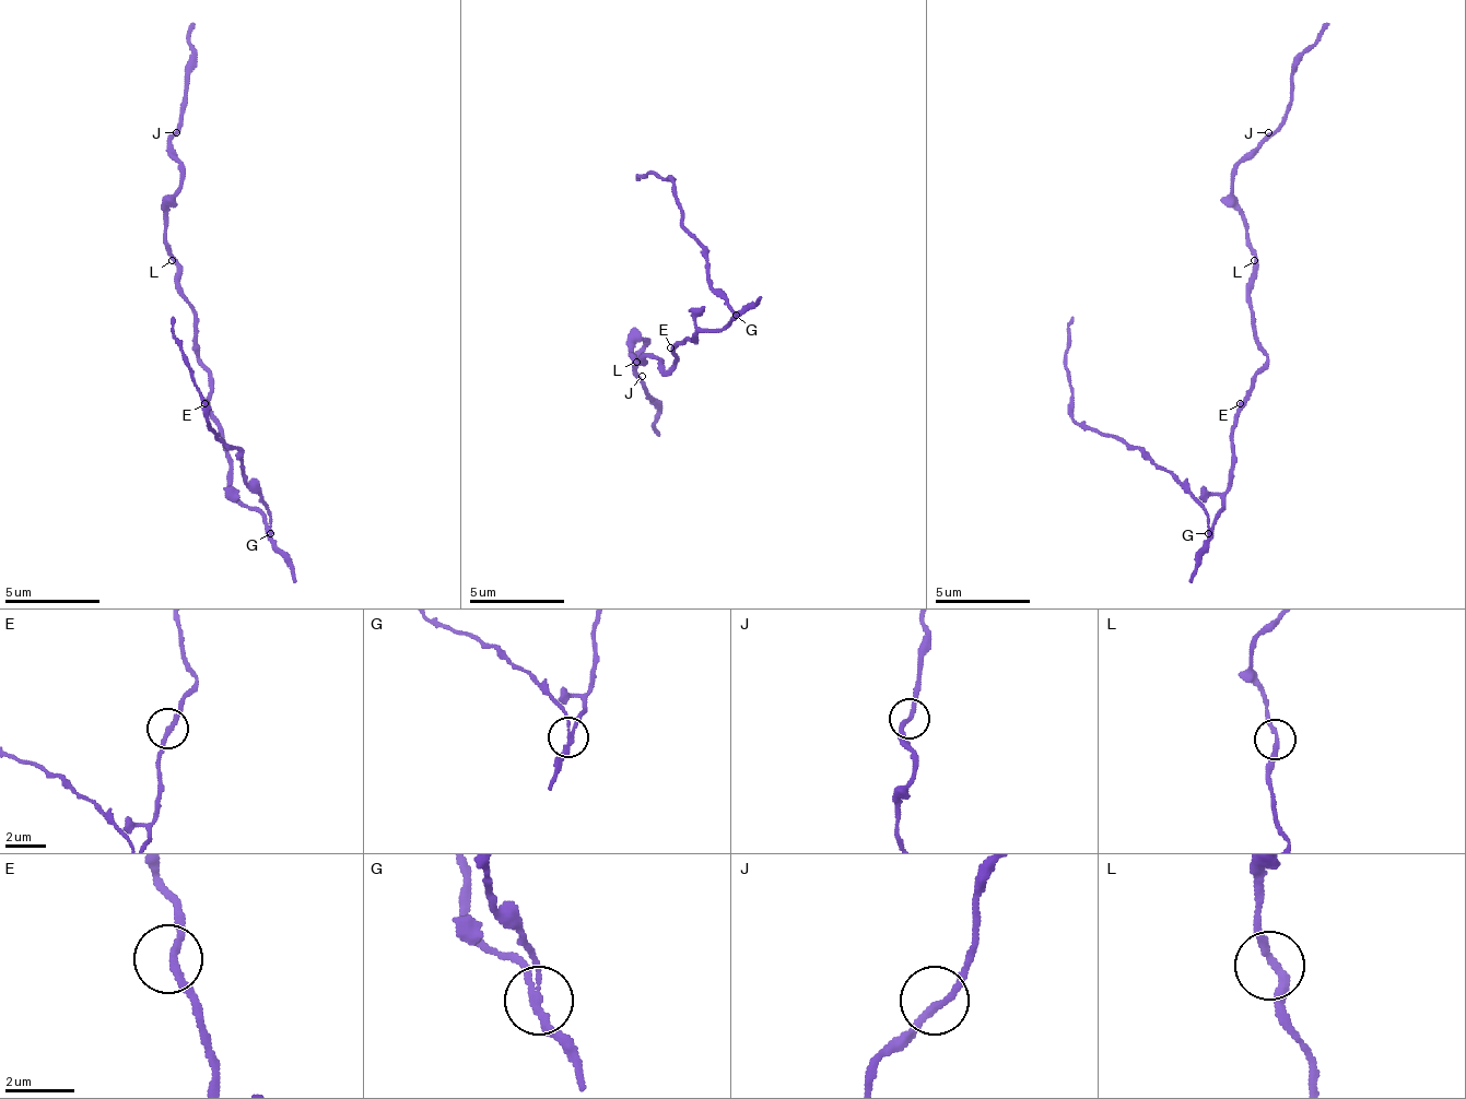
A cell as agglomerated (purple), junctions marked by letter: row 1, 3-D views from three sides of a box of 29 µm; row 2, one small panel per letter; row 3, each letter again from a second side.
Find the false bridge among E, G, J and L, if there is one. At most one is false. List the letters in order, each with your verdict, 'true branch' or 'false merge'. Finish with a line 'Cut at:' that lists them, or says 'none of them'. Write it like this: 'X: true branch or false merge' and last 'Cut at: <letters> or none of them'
E: true branch
G: false merge
J: true branch
L: true branch
Cut at: G

